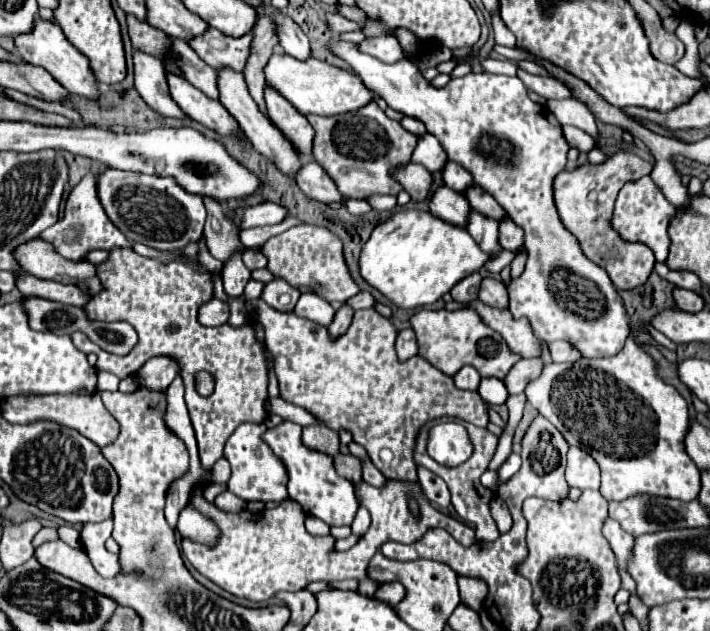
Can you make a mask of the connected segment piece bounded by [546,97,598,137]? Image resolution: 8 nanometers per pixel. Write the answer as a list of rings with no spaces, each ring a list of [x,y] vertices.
[[[574,97],[564,101],[546,101],[546,107],[554,113],[560,125],[572,125],[586,131],[592,137],[598,137],[598,127],[594,117],[588,113],[584,103],[578,103]]]

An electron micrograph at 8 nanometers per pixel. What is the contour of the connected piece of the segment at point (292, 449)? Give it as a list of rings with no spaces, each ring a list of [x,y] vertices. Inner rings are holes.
[[[282,421],[280,425],[264,433],[264,441],[270,445],[274,453],[278,453],[278,457],[284,459],[284,465],[288,469],[288,479],[290,479],[288,495],[302,505],[306,515],[318,517],[330,527],[332,525],[352,525],[354,515],[358,511],[354,485],[350,485],[348,479],[342,479],[336,475],[330,455],[310,449],[302,443],[302,427],[298,427],[296,423]]]

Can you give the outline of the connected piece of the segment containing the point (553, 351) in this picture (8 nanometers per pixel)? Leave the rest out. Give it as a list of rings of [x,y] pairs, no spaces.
[[[554,341],[554,343],[548,343],[548,347],[550,347],[550,355],[552,355],[554,363],[574,363],[574,361],[582,359],[580,351],[566,341]]]

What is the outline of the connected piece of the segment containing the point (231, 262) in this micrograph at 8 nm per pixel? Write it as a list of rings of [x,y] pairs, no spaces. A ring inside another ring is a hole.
[[[240,251],[232,253],[230,259],[222,267],[222,281],[224,281],[224,291],[230,297],[240,297],[244,291],[244,285],[250,279],[250,269],[242,263]]]

